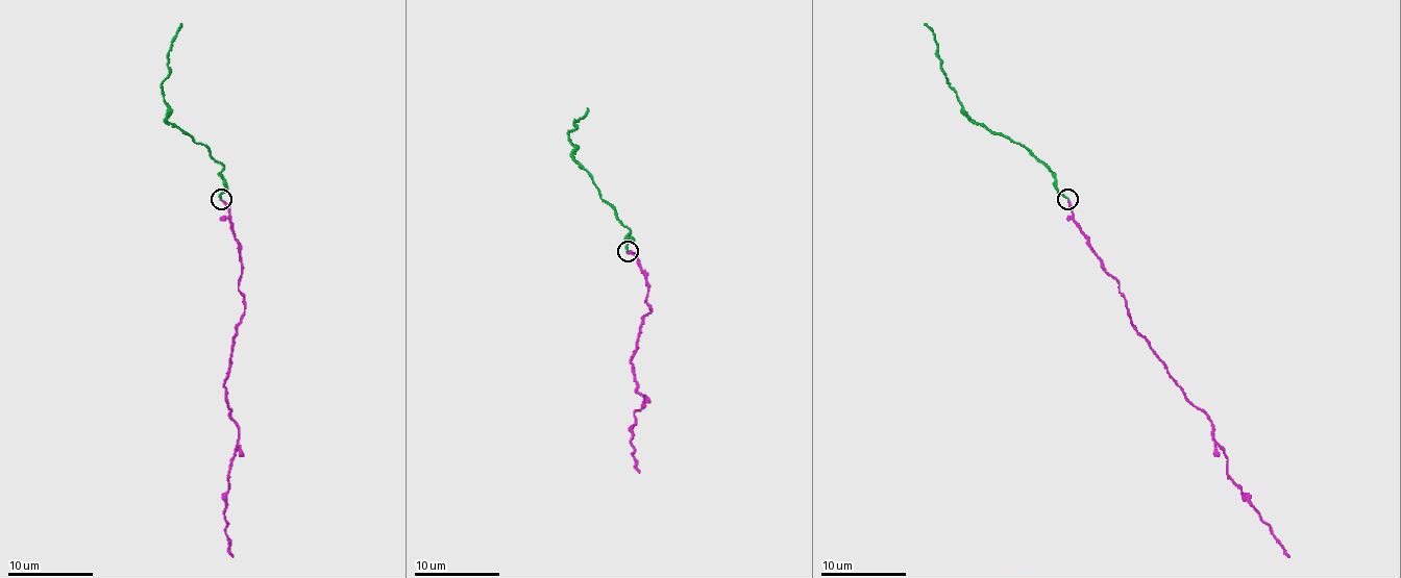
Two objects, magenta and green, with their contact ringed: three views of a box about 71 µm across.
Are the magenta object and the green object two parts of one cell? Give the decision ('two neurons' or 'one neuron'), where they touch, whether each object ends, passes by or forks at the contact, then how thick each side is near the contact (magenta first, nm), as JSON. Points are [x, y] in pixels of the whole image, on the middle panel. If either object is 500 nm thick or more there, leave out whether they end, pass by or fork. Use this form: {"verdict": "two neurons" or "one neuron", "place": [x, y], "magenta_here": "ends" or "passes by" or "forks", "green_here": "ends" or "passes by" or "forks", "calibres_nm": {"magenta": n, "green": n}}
{"verdict": "one neuron", "place": [628, 251], "magenta_here": "ends", "green_here": "ends", "calibres_nm": {"magenta": 150, "green": 160}}

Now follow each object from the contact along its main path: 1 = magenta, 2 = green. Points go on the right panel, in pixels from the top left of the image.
1: (1067, 198), (1072, 220), (1119, 283), (1127, 315), (1214, 428), (1227, 476), (1288, 557)
2: (1067, 198), (1057, 190), (1052, 173), (1023, 145), (972, 122), (943, 73), (935, 36), (925, 24)

